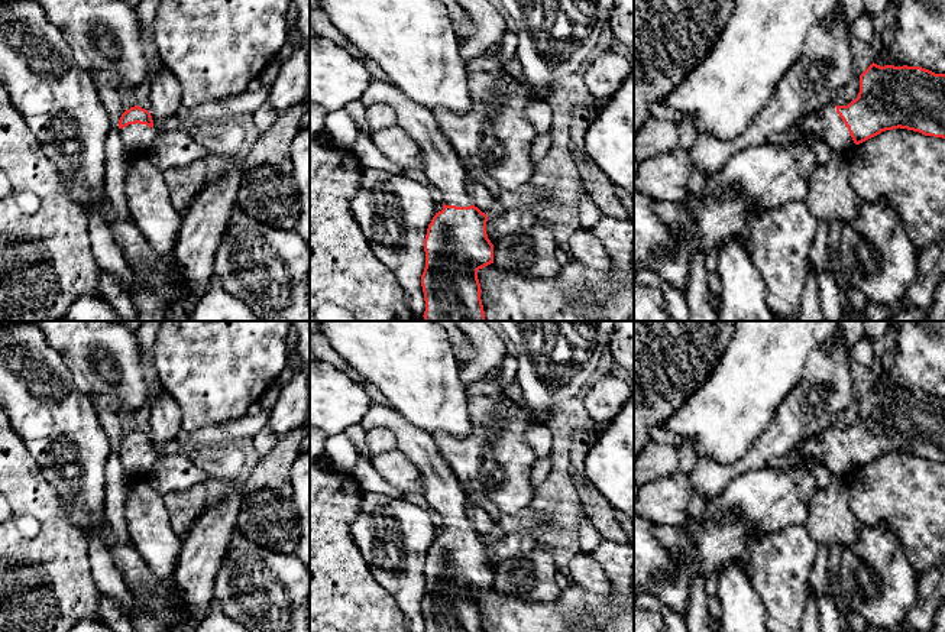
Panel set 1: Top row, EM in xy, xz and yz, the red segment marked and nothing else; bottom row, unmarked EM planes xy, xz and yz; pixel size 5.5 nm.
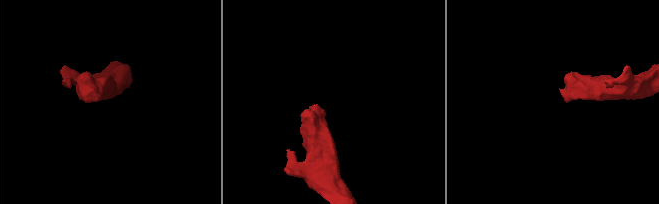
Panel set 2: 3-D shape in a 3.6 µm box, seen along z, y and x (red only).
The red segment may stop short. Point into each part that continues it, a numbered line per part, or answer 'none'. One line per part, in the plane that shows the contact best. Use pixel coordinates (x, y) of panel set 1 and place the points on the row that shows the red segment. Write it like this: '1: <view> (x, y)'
1: yz (825, 123)

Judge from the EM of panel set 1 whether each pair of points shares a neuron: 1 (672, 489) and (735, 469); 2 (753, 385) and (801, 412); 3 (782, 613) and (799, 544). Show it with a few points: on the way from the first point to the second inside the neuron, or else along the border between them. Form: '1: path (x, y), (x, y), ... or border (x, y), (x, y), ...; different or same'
1: path (688, 483), (719, 476); same
2: border (803, 373), (799, 383), (777, 407), (764, 430); different
3: path (783, 596), (783, 561); same

